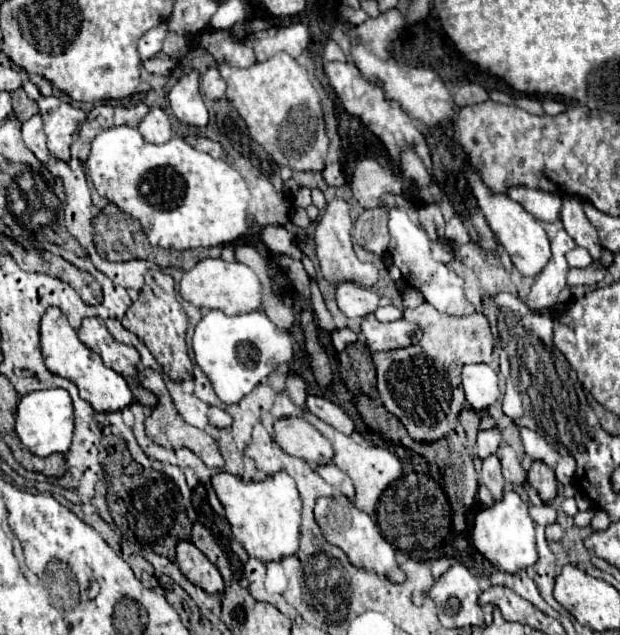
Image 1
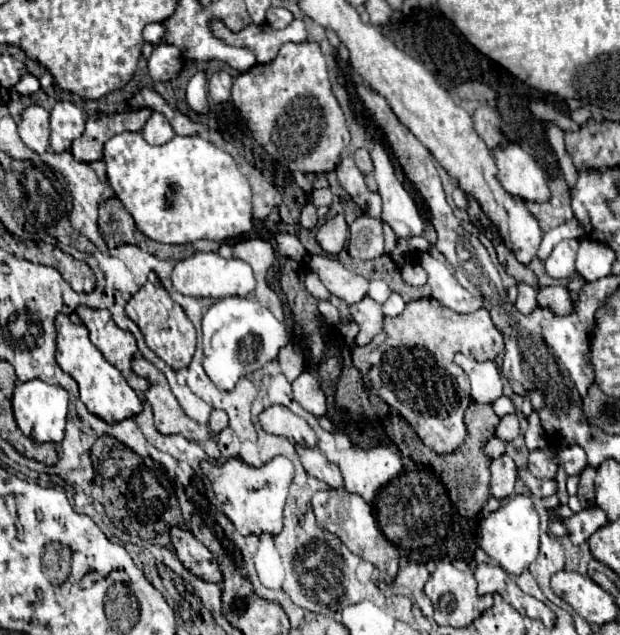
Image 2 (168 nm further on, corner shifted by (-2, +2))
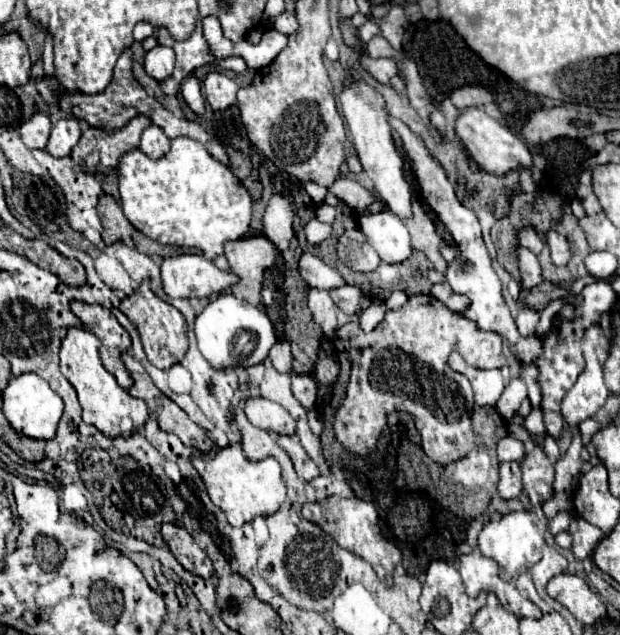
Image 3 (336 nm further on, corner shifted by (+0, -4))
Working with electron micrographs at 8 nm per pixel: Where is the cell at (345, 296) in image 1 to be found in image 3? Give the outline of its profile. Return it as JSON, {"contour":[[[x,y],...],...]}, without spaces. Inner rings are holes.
{"contour":[[[302,253],[302,257],[300,257],[300,275],[310,287],[316,287],[316,289],[330,291],[334,287],[346,285],[342,275],[334,267],[328,267],[322,259],[318,259],[312,253]]]}

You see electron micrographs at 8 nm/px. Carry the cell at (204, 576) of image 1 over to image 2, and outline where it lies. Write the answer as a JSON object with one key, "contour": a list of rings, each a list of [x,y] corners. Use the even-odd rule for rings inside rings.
{"contour":[[[172,527],[170,529],[170,539],[172,539],[172,545],[176,549],[178,559],[182,561],[182,565],[190,573],[194,573],[196,577],[200,577],[204,581],[210,581],[210,583],[220,583],[222,581],[222,573],[218,569],[216,557],[200,541],[196,541],[190,531]]]}

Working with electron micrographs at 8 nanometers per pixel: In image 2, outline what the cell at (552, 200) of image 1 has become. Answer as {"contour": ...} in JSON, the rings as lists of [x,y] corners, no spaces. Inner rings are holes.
{"contour":[[[518,143],[498,147],[492,151],[492,155],[498,165],[498,179],[508,193],[534,203],[550,201],[544,171]]]}

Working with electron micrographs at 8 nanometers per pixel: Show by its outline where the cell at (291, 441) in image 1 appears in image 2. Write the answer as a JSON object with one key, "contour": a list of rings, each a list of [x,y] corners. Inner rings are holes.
{"contour":[[[282,405],[268,407],[260,415],[260,425],[266,433],[292,439],[296,445],[302,445],[302,447],[316,447],[318,445],[318,437],[310,429],[310,425],[302,417],[294,415],[290,409],[286,409]]]}

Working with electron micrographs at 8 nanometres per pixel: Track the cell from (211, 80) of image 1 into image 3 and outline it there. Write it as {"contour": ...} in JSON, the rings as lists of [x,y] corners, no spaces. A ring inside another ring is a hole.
{"contour":[[[212,71],[212,73],[208,73],[204,77],[202,85],[204,85],[206,101],[210,103],[210,107],[214,111],[228,109],[228,107],[232,107],[236,103],[238,85],[230,77],[226,77],[226,75],[218,73],[218,71]]]}

